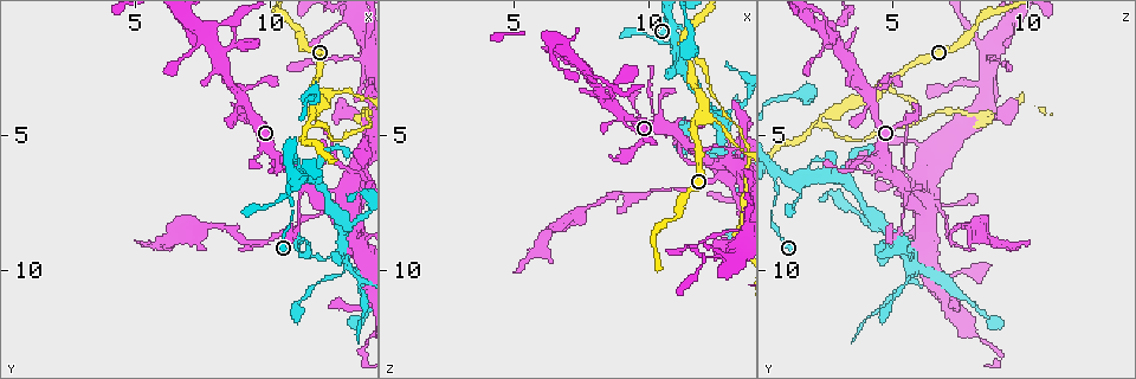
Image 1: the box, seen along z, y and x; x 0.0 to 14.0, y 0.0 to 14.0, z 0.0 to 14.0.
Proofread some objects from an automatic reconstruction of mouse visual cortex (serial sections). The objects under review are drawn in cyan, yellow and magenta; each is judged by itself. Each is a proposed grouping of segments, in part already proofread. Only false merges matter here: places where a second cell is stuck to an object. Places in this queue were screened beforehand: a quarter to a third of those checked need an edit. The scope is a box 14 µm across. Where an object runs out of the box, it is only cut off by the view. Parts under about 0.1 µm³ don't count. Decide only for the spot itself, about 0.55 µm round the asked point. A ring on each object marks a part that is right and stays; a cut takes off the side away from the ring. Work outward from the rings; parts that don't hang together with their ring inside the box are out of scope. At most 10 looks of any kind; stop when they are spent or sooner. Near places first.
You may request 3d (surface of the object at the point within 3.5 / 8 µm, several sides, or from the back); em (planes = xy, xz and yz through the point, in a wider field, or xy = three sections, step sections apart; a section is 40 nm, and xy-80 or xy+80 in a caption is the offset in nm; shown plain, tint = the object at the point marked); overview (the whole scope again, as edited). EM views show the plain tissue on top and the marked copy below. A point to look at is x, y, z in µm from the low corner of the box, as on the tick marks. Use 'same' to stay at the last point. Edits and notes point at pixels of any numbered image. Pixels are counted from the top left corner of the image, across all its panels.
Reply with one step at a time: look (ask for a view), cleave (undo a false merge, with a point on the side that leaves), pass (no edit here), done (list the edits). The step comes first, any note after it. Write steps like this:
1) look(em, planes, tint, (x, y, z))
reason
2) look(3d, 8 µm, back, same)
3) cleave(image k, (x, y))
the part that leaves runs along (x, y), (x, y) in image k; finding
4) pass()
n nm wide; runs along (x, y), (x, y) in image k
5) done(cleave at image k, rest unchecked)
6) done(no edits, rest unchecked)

look(3d, 8 µm, (12.0, 3.4, 4.3))
arms part here

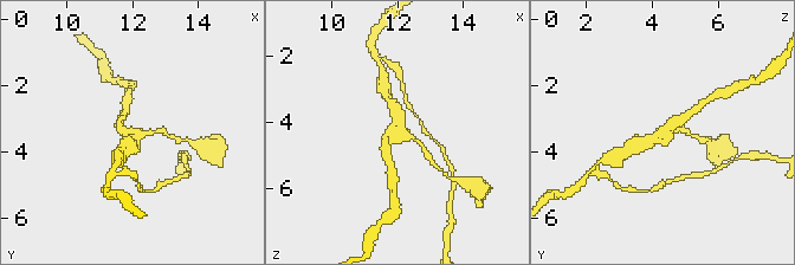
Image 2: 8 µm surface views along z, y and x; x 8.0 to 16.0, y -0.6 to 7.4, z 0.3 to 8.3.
look(em, xy, step 2, tint, (11.9, 3.5, 4.3))
shape alone is not enough

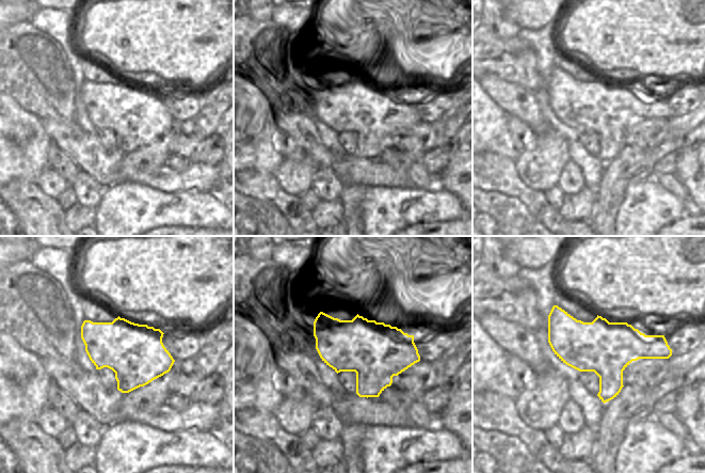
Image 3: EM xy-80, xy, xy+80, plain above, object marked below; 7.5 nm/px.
pass()
460 nm wide; runs along (687, 117), (633, 150) in image 2; continuous, no second cell

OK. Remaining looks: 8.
look(em, xy, step 5, tint, (11.5, 4.3, 2.4))
a fork

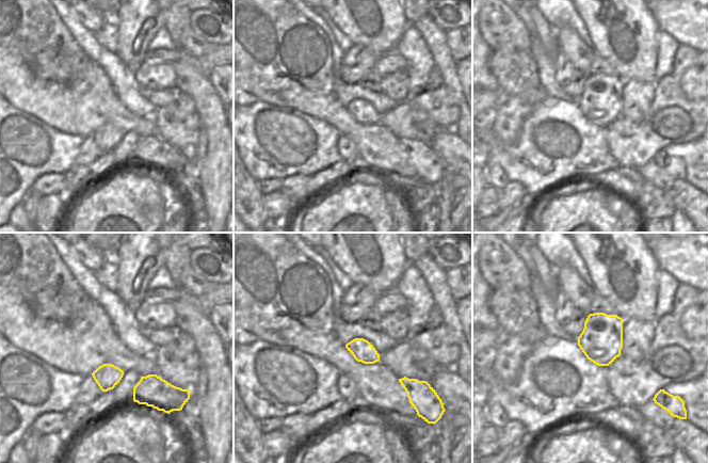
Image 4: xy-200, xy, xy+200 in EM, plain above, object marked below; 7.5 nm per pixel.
look(3d, 3.5 µm, back, same)

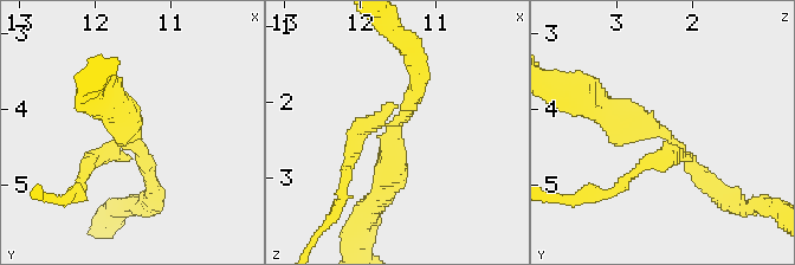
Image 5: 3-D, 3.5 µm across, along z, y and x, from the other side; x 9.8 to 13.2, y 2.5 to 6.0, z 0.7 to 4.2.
cleave(image 5, (655, 157))
arms of 200, 200, 350 nm; the part that leaves runs along (666, 142), (672, 154), (596, 193) in image 5; two cells meet here

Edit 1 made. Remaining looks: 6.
look(3d, 3.5 µm, (12.8, 8.2, 4.3))
abrupt turn

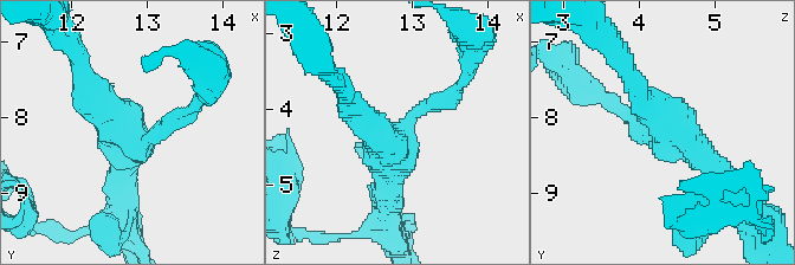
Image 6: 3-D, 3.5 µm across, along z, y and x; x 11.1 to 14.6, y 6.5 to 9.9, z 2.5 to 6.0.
look(em, xy, step 3, tint, (12.85, 8.30, 4.35))
3 arms; arms of 200, 300, 350 nm

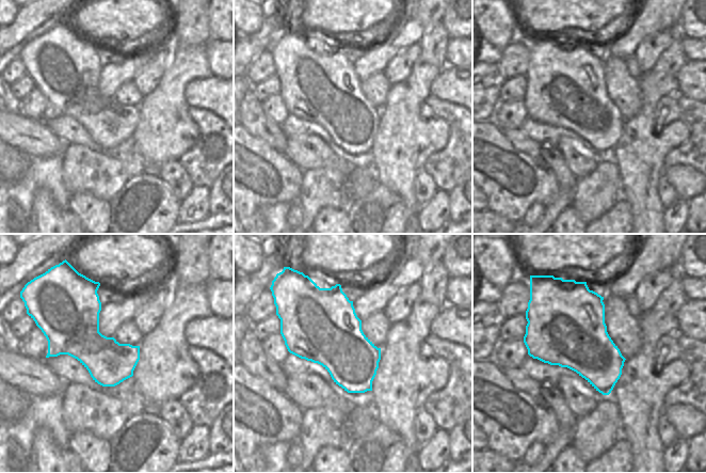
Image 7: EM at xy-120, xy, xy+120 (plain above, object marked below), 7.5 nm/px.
look(em, xy, step 5, tint, same)
cut it another way

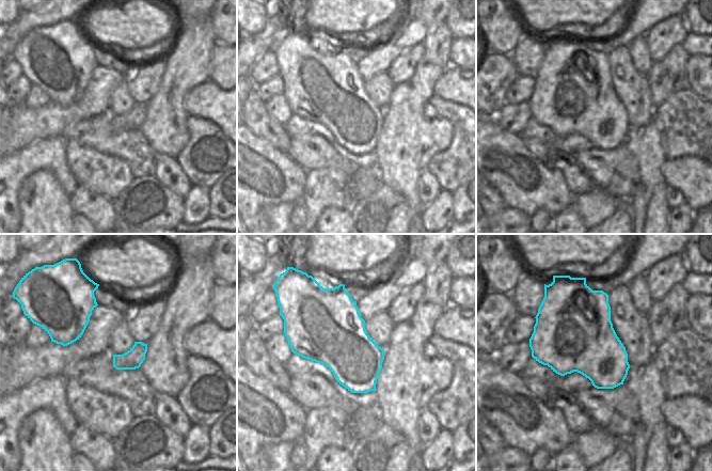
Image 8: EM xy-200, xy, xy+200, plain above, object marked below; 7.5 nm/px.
pass()
runs along (628, 76), (729, 186) in image 6; all the same cell

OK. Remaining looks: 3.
look(3d, 3.5 µm, (12.7, 7.5, 6.3))
abrupt turn

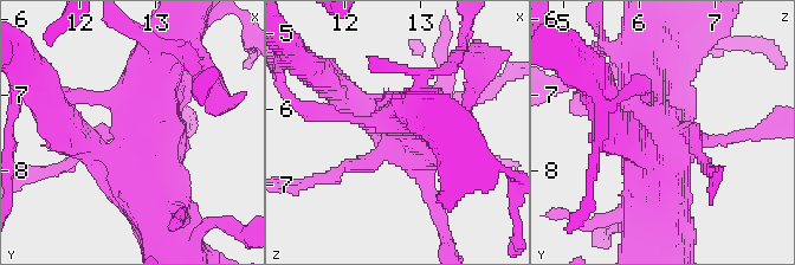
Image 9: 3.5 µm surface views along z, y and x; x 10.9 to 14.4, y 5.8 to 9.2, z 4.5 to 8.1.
look(em, xy, step 1, tint, (12.70, 7.55, 6.35))

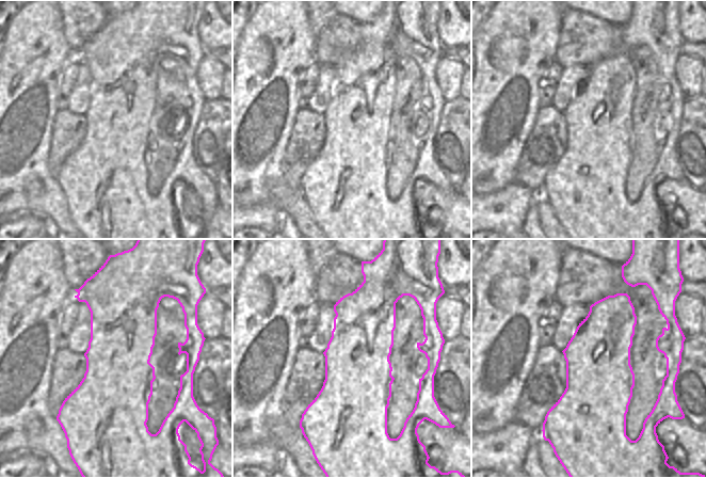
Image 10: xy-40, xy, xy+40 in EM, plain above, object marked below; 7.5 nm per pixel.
pass()
runs along (66, 129), (124, 155), (154, 71) in image 9; continuous, no second cell

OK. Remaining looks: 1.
done(cleave at image 5, rest unchecked)

